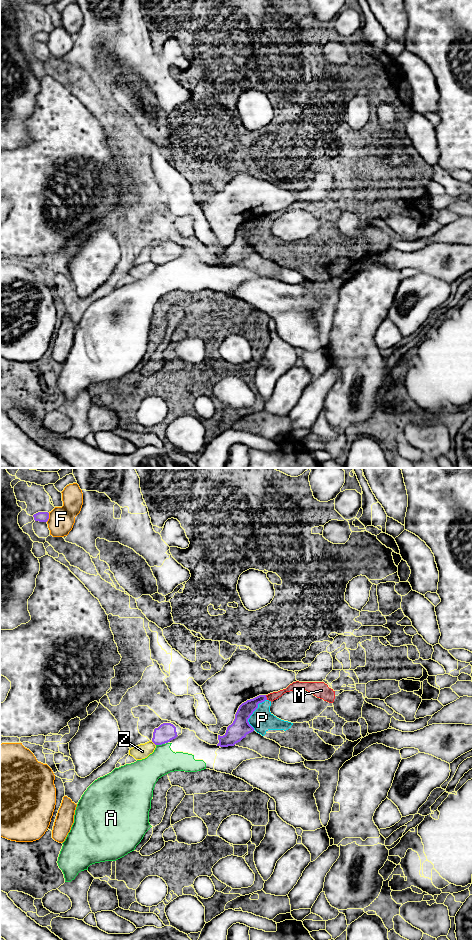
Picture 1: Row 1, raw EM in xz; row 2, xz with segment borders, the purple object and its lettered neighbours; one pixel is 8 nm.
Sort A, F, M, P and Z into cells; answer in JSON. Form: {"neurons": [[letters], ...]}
{"neurons": [["A"], ["F"], ["M", "P"], ["Z"]]}

